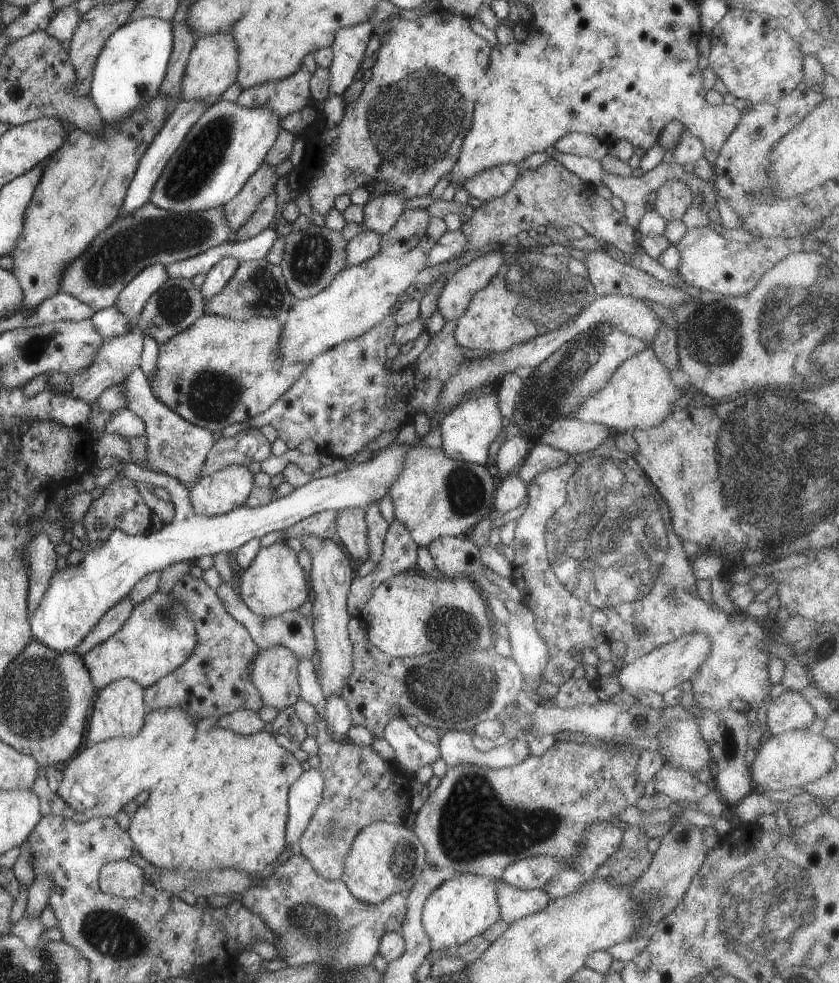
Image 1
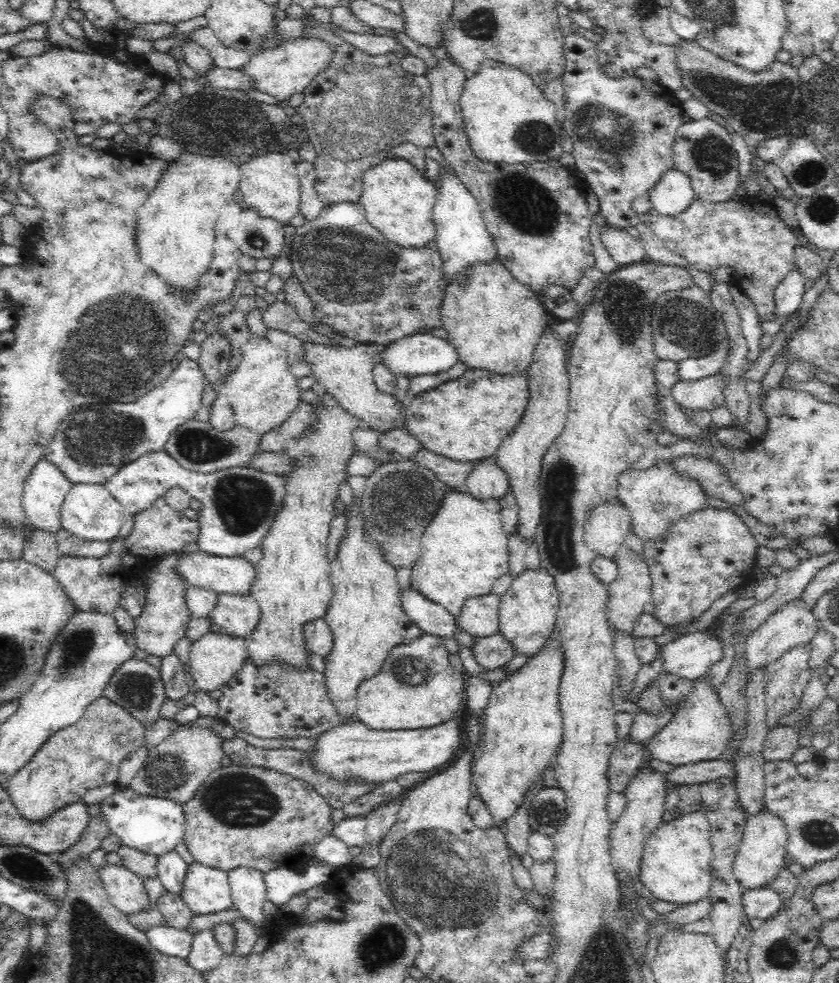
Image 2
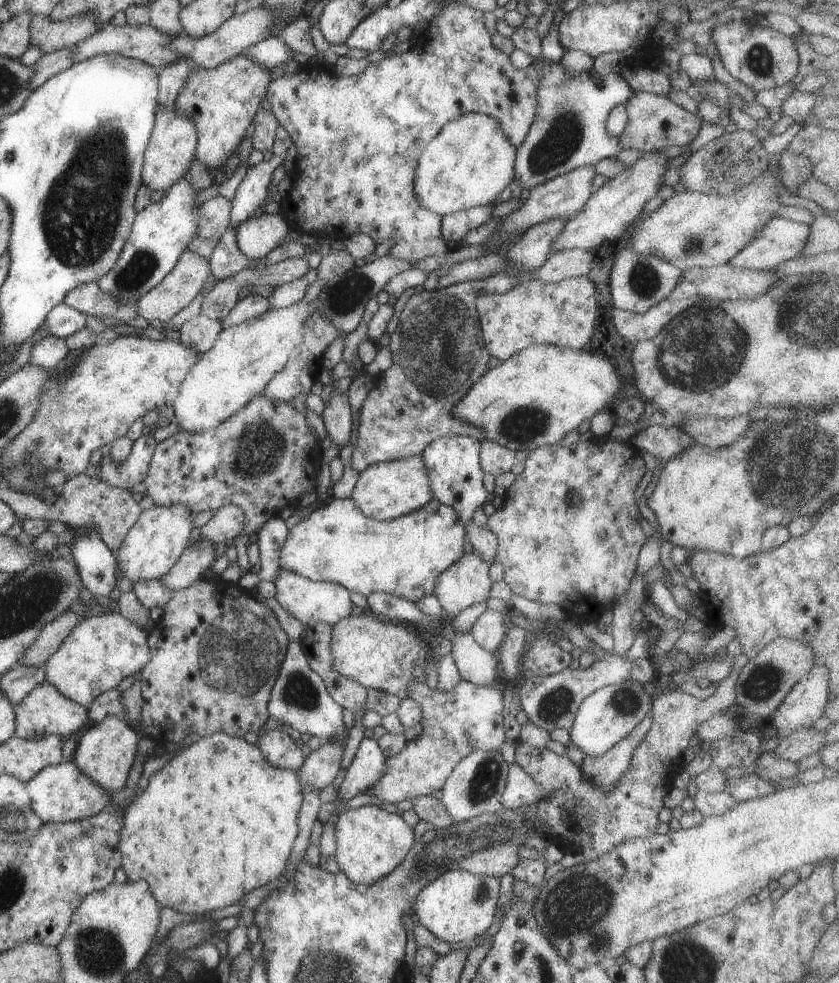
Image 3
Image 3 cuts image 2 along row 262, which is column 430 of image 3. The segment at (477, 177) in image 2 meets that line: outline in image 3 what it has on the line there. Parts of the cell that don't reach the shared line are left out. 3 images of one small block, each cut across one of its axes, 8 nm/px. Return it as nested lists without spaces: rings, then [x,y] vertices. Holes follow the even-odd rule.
[[[329,496],[325,502],[316,505],[316,508],[310,513],[304,520],[299,521],[291,530],[289,530],[285,545],[279,551],[281,559],[280,564],[282,569],[286,569],[303,577],[309,578],[315,581],[330,581],[341,584],[348,590],[359,592],[368,596],[371,592],[383,592],[393,594],[394,596],[412,601],[419,602],[425,596],[434,594],[434,585],[437,581],[438,576],[444,572],[458,557],[464,554],[464,538],[465,538],[465,526],[462,521],[458,518],[458,514],[452,507],[447,507],[442,503],[439,503],[436,499],[432,499],[428,504],[425,504],[422,508],[417,511],[408,513],[406,516],[398,517],[389,521],[379,521],[375,518],[366,516],[358,507],[357,504],[352,500],[352,497],[338,499],[334,496]]]

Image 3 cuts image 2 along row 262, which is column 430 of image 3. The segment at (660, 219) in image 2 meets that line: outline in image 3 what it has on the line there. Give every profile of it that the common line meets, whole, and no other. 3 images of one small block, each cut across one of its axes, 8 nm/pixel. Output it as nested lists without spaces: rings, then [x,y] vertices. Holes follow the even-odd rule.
[[[461,680],[451,691],[441,691],[438,688],[429,688],[426,682],[413,681],[409,686],[409,697],[418,701],[422,707],[423,715],[420,722],[423,728],[422,735],[415,740],[407,741],[404,750],[386,759],[386,766],[381,777],[365,792],[362,792],[362,794],[376,796],[382,802],[398,804],[418,795],[434,795],[436,790],[444,786],[452,769],[465,756],[468,756],[474,749],[486,749],[487,751],[500,749],[506,739],[506,728],[503,723],[503,692],[496,688],[483,687]]]

